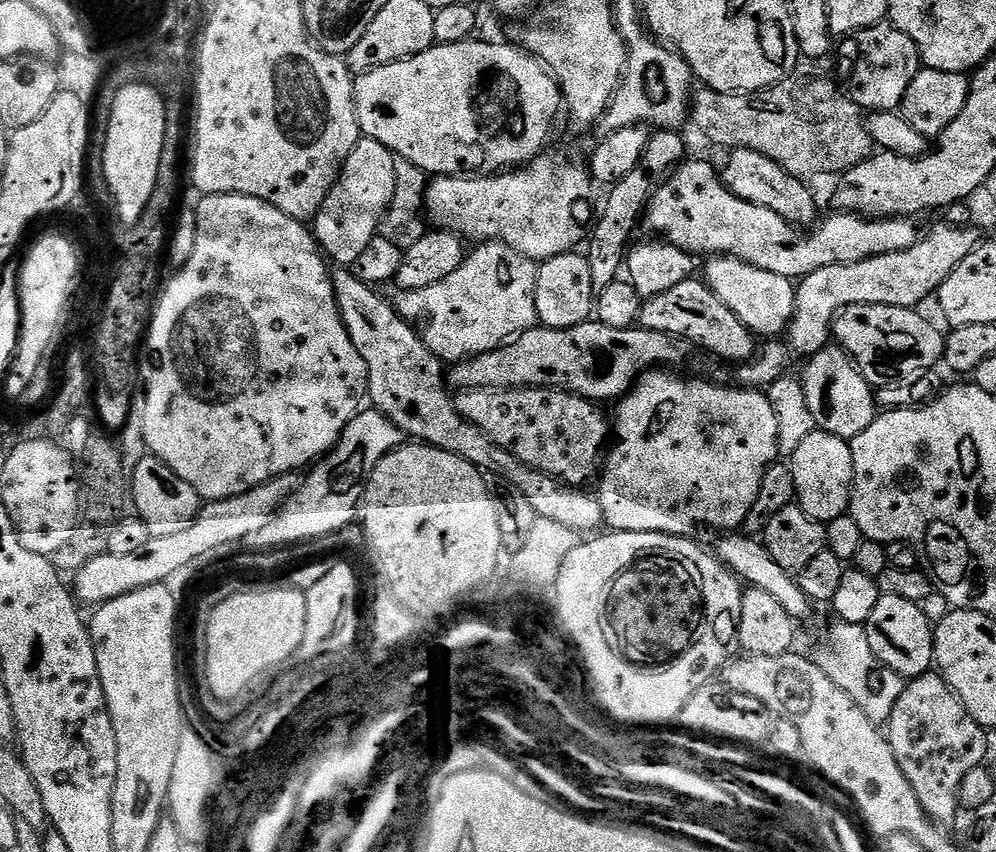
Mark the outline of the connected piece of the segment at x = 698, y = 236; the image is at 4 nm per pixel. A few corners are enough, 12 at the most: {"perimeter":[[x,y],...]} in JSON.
{"perimeter":[[688,158],[642,220],[697,258],[793,282],[922,239],[907,216],[836,210],[811,231]]}

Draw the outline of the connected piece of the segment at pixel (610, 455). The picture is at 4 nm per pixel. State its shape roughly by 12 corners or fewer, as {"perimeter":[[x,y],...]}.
{"perimeter":[[653,370],[615,405],[613,532],[736,530],[777,463],[755,388]]}

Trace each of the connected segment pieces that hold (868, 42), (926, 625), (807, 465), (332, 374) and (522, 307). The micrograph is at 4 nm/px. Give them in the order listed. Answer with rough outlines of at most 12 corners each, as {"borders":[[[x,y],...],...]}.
{"borders":[[[891,22],[855,33],[848,95],[869,113],[897,111],[922,67]],[[880,595],[862,627],[899,676],[933,667],[934,626],[910,598]],[[814,431],[790,458],[796,500],[828,525],[849,515],[851,443]],[[201,195],[140,361],[201,501],[327,456],[368,371],[330,264]],[[480,242],[396,310],[459,364],[538,324],[537,261]]]}

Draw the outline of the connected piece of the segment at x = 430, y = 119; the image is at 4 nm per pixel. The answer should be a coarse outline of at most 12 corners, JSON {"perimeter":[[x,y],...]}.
{"perimeter":[[515,43],[355,77],[360,131],[429,177],[541,155],[564,95]]}

